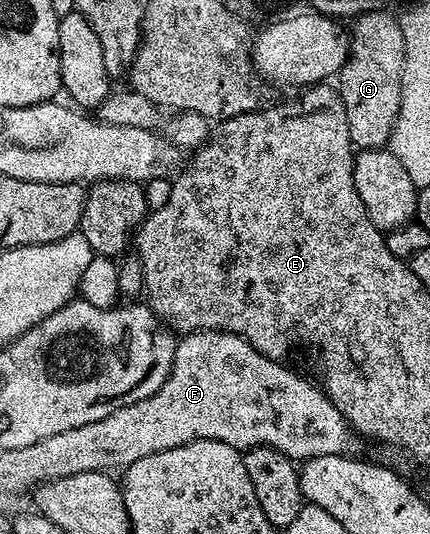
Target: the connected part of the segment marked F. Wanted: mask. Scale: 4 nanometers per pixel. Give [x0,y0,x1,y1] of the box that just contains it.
[20,329,363,477]

